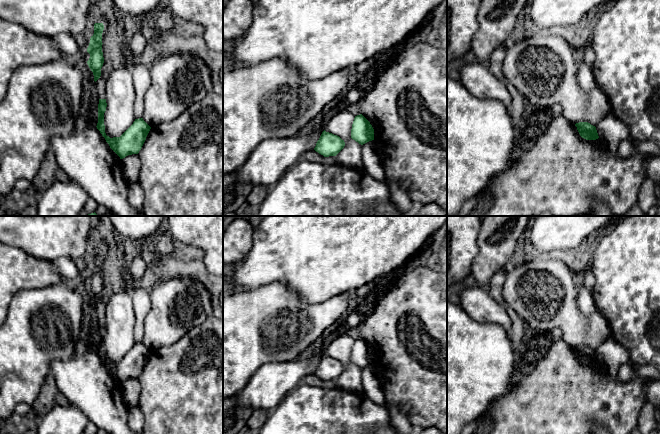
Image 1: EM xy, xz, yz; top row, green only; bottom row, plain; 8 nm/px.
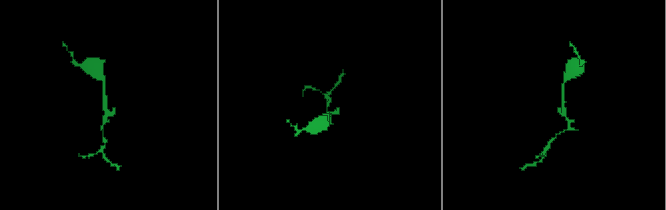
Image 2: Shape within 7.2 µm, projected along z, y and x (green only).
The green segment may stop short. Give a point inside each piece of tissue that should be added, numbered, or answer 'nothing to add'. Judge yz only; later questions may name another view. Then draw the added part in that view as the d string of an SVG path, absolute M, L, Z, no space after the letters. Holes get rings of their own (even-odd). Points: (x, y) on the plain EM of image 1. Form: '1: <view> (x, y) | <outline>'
nothing to add

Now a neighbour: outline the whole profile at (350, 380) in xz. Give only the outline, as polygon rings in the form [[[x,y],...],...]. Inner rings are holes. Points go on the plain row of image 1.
[[[350,336],[336,338],[324,351],[326,356],[339,360],[344,366],[344,372],[336,379],[337,388],[347,392],[363,391],[362,369],[351,362],[351,353],[355,339]]]

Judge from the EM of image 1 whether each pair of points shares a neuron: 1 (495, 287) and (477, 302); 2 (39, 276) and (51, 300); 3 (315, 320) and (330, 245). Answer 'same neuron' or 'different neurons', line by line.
1: different neurons
2: different neurons
3: different neurons

